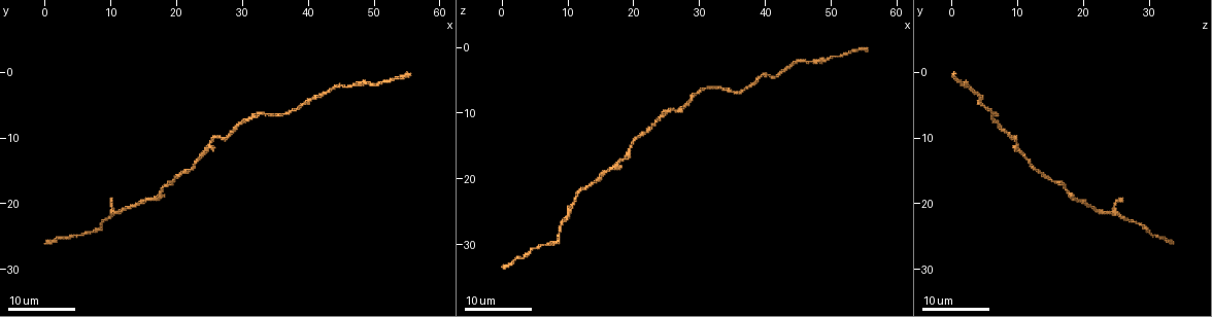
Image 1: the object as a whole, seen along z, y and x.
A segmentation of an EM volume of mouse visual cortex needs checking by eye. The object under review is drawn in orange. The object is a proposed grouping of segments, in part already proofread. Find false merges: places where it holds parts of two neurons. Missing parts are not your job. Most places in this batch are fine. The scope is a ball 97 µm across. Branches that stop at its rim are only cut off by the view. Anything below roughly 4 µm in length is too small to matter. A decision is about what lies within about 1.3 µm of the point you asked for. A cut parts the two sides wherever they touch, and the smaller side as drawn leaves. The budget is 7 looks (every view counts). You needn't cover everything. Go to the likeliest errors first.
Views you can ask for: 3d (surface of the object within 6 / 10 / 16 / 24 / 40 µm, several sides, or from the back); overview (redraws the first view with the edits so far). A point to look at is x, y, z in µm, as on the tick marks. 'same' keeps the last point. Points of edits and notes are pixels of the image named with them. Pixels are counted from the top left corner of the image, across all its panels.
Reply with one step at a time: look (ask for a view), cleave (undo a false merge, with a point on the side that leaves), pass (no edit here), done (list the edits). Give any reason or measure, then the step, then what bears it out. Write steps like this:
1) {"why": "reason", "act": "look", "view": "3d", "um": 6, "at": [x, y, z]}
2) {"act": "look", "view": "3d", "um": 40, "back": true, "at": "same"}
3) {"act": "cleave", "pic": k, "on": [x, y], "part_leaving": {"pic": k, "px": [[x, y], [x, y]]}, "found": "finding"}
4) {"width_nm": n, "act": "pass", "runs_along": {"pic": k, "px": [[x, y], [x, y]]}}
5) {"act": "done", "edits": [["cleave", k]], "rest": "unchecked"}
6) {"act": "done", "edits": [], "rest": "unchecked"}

{"why": "sudden change in width", "act": "look", "view": "3d", "um": 24, "at": [33.0, 6.5, 6.0]}

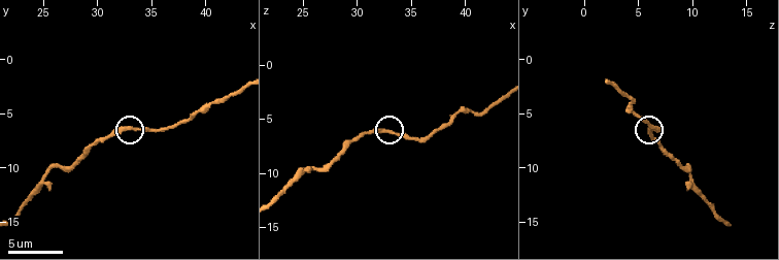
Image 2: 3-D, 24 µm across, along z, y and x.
{"act": "look", "view": "3d", "um": 6, "at": [33.2, 6.4, 6.0]}

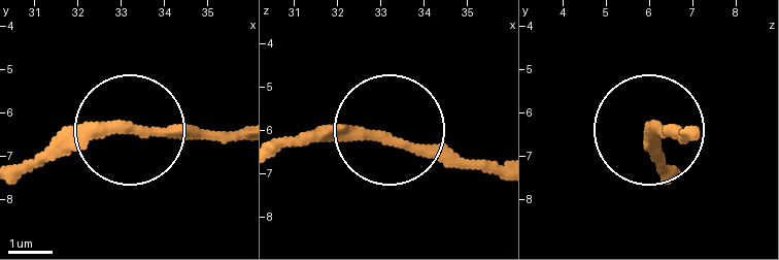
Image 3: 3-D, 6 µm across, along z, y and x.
{"act": "pass", "found": "one neuron here"}

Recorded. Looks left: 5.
{"why": "thick turns thin", "act": "look", "view": "3d", "um": 24, "at": [10.0, 22.5, 26.0]}

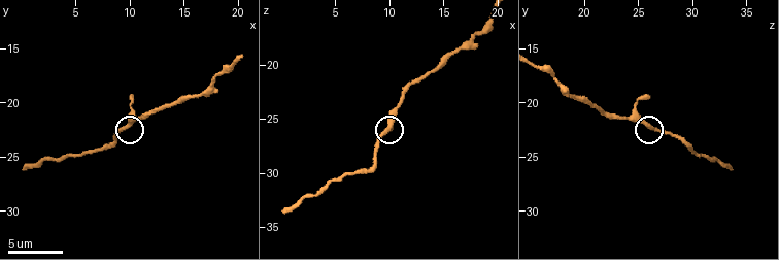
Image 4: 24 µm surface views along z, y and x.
{"act": "look", "view": "3d", "um": 10, "at": [9.6, 22.4, 26.0]}

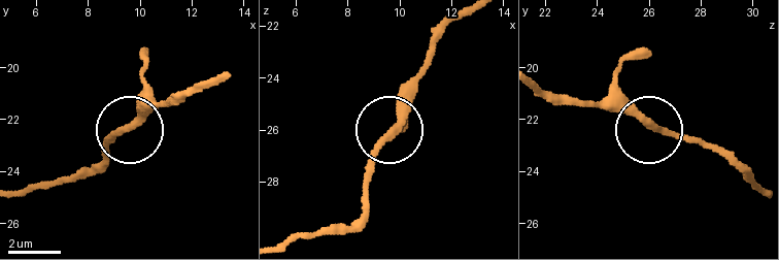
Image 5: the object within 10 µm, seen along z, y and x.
{"act": "pass", "runs_along": {"pic": 5, "px": [[452, 23], [414, 83], [410, 102], [387, 129], [368, 181]]}, "found": "continuous, no second neuron"}

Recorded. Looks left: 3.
{"why": "three-way junction", "act": "look", "view": "3d", "um": 10, "at": [25.6, 10.4, 9.8]}

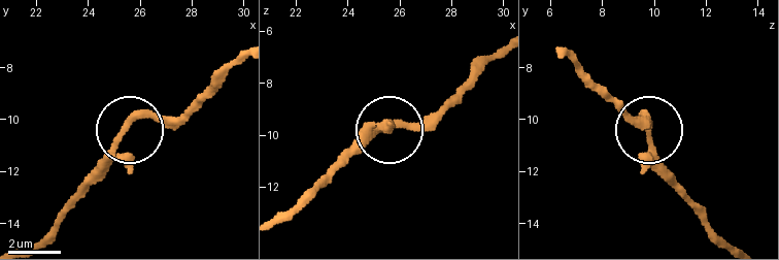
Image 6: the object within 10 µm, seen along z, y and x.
{"act": "pass", "runs_along": {"pic": 6, "px": [[92, 176], [136, 121], [169, 119], [200, 105]]}, "found": "one neuron here"}

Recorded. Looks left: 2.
{"act": "done", "edits": [], "rest": "unchecked"}

